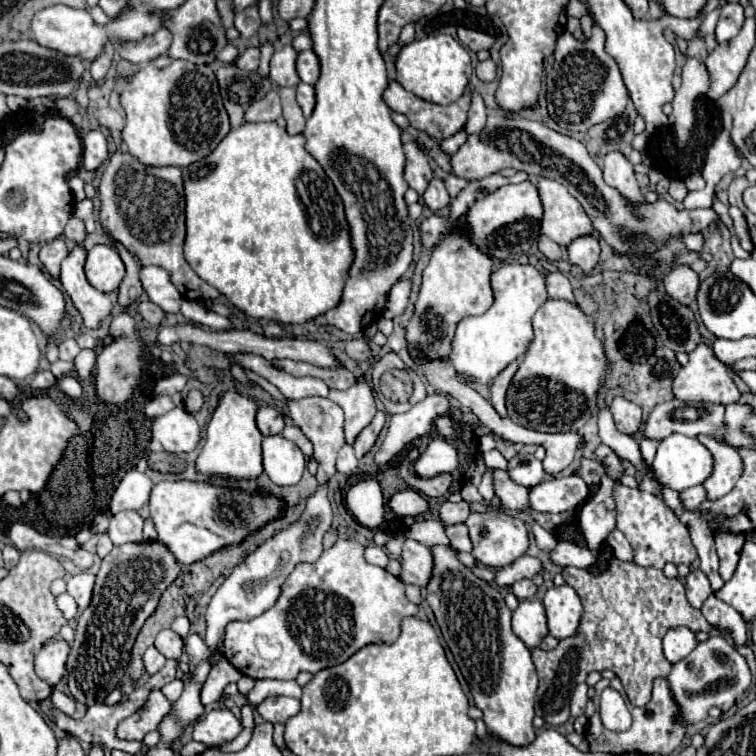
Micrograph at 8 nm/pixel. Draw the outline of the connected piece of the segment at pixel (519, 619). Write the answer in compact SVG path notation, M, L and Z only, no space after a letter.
M522 600L512 612L512 630L530 650L538 648L548 634L544 604L540 600Z

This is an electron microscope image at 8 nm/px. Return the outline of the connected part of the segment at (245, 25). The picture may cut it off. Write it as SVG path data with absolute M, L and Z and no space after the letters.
M258 4L244 8L242 12L236 14L236 20L234 20L234 26L240 30L240 36L244 36L244 38L254 36L258 32L260 24L262 22L260 22L260 16L258 16Z

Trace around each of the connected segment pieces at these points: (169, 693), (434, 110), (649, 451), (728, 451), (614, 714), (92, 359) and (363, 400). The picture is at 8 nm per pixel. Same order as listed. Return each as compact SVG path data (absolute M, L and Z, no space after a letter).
M172 680L170 684L166 684L164 688L162 688L162 694L170 700L170 702L174 702L178 696L180 696L180 692L182 692L182 680Z
M390 82L384 92L384 102L394 112L404 114L412 128L426 132L434 140L444 140L464 128L466 112L470 108L470 94L464 92L456 102L440 106L406 92L398 82Z
M638 438L638 444L640 444L640 452L642 452L642 462L644 462L644 468L648 472L652 460L654 460L654 452L656 452L656 446L658 442L656 440L642 440Z
M698 436L698 440L714 458L714 470L702 484L706 488L706 500L718 500L726 496L738 482L738 476L742 474L742 458L738 452L734 452L734 448L728 444L718 444L716 440L710 440L710 436Z
M606 688L600 698L602 724L608 730L627 730L632 724L632 716L625 699L613 688Z
M83 349L78 356L76 356L76 360L74 360L74 366L76 366L76 374L78 374L78 378L88 378L90 376L90 372L92 372L92 368L95 367L96 364L96 353L91 349Z
M362 378L344 392L330 392L328 398L344 410L344 418L346 418L344 438L348 444L354 444L356 436L372 422L372 418L376 414L374 396L372 396L370 386Z

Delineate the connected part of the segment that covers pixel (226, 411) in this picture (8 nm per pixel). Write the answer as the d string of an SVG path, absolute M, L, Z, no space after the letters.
M224 392L208 424L206 444L196 458L196 470L224 480L256 480L262 474L262 434L256 428L256 404L240 394Z

